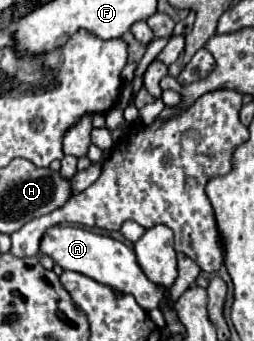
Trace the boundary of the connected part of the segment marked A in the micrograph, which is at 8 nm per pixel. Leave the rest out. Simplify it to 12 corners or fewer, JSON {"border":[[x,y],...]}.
{"border":[[53,225],[39,251],[121,293],[145,311],[163,291],[121,241]]}

